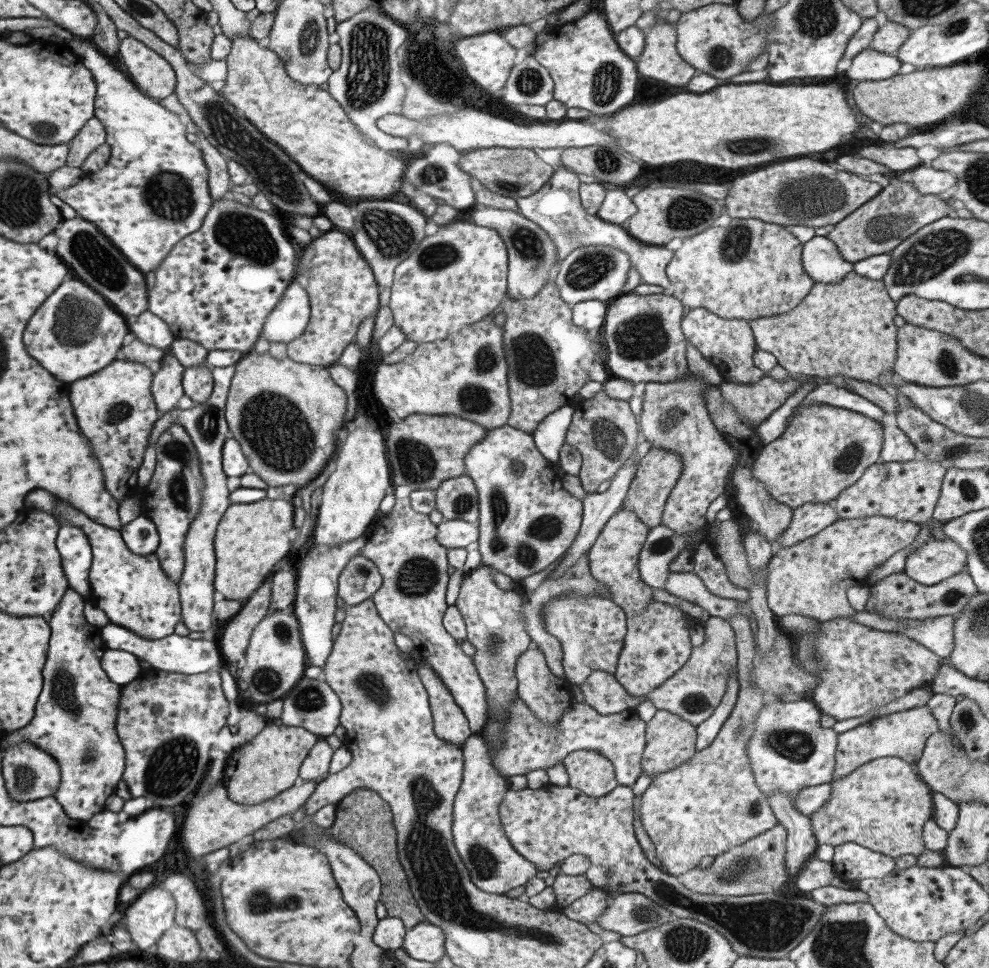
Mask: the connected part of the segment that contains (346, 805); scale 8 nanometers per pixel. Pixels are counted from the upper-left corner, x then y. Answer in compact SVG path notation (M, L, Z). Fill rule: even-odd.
M358 788L336 802L334 820L326 828L326 833L337 843L343 843L354 850L378 874L381 887L379 900L386 908L387 917L398 918L404 924L405 930L424 922L425 918L412 897L406 874L397 858L392 812L389 805L373 790ZM366 854L371 857L366 857Z

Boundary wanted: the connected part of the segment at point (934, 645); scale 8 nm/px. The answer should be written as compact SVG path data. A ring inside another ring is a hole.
M950 615L948 619L923 618L922 620L909 620L891 618L891 620L899 621L902 624L895 634L915 640L915 642L928 648L942 659L949 656L954 647L954 617L954 615Z

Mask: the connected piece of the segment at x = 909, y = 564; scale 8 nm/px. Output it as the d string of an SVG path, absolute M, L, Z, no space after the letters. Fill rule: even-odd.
M931 537L906 554L902 571L915 582L931 586L966 568L967 553L953 539Z

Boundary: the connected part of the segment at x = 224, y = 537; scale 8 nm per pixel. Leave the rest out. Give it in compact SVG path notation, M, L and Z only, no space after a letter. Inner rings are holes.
M266 496L262 499L251 504L230 504L216 526L213 586L227 600L245 601L276 570L275 564L283 556L290 556L294 531L292 504Z

